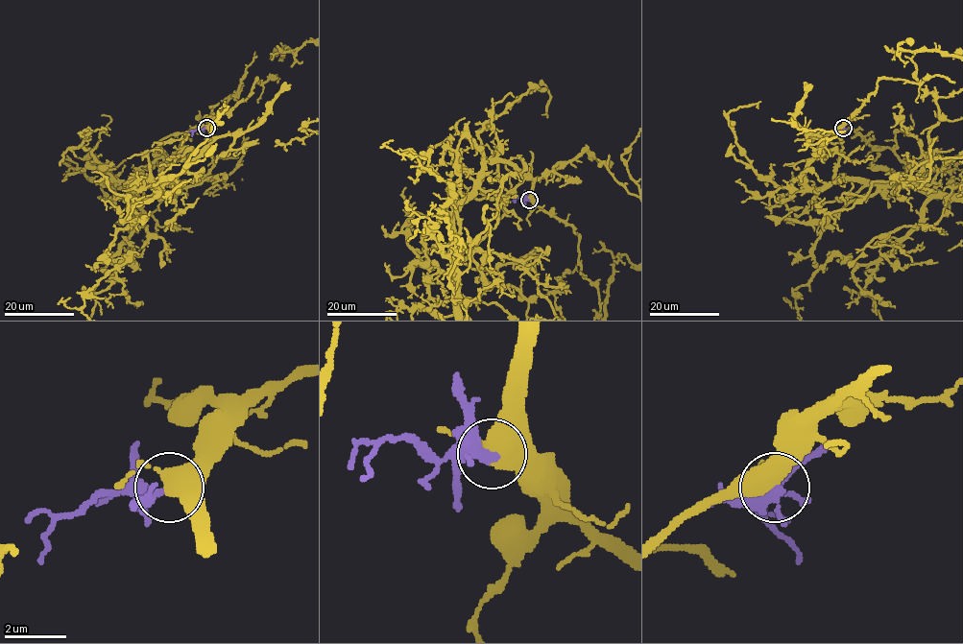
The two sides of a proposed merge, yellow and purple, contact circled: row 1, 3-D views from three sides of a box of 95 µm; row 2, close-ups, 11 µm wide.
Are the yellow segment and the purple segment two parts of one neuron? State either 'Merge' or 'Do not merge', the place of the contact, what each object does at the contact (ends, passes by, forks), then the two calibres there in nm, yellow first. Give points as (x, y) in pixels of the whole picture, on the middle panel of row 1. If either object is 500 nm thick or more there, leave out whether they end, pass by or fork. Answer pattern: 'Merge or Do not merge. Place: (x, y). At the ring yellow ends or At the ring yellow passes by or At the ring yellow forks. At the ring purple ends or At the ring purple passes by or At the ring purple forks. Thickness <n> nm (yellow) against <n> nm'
Do not merge. Place: (529, 200). Thickness 500 nm (yellow) against 300 nm

